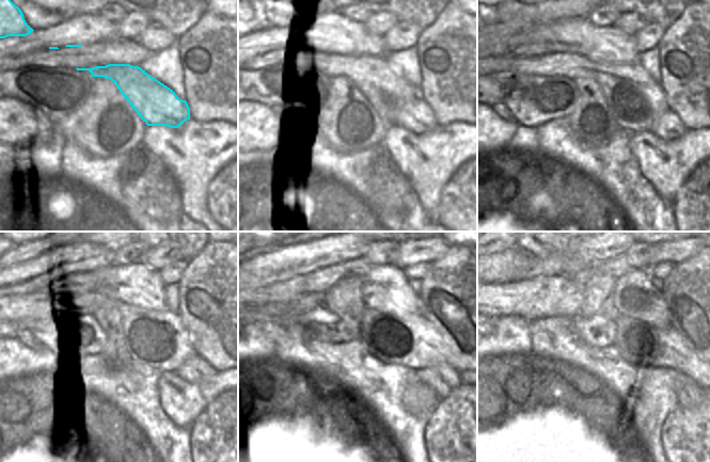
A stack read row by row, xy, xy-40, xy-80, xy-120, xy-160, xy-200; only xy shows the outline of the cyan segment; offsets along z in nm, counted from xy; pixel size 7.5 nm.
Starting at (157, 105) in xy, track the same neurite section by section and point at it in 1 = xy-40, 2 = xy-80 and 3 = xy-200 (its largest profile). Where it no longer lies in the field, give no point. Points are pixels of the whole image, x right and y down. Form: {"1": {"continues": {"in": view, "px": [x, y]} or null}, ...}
{"1": {"continues": {"in": "xy-40", "px": [415, 114]}}, "2": {"continues": {"in": "xy-80", "px": [668, 127]}}, "3": {"continues": {"in": "xy-200", "px": [689, 394]}}}

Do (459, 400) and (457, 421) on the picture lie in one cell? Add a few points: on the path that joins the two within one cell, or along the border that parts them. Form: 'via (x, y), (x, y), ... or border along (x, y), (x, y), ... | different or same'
via (459, 405), (459, 416) | same

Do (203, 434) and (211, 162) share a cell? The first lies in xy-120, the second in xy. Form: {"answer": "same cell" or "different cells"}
{"answer": "different cells"}

